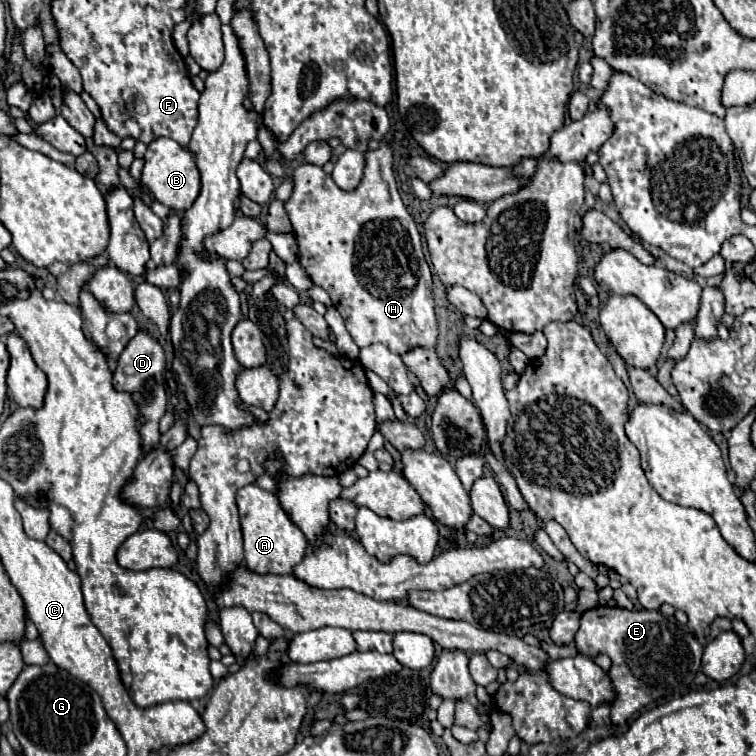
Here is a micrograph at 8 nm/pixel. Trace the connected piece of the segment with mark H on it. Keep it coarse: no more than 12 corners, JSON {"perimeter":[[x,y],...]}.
{"perimeter":[[390,146],[356,190],[300,164],[300,264],[360,348],[436,348]]}

